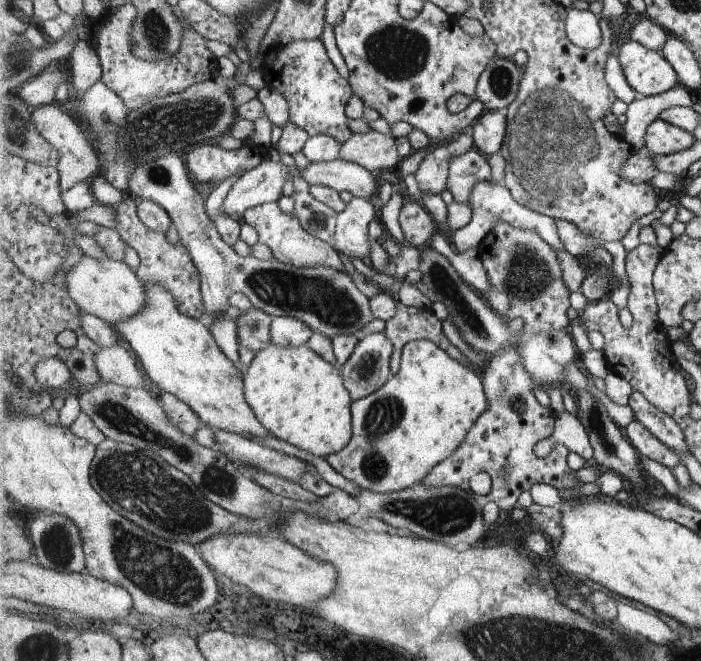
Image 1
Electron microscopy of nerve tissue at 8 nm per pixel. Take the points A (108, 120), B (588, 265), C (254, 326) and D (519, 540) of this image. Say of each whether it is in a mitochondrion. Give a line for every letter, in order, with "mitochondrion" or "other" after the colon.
A: mitochondrion
B: other
C: mitochondrion
D: other

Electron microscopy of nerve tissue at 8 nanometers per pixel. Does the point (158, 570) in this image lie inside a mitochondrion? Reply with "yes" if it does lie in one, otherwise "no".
yes

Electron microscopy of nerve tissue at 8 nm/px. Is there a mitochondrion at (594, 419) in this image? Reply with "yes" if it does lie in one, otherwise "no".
yes

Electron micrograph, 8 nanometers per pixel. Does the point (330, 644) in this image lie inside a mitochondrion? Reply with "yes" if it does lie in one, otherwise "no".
no

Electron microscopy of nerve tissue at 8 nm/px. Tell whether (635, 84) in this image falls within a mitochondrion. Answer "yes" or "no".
no

